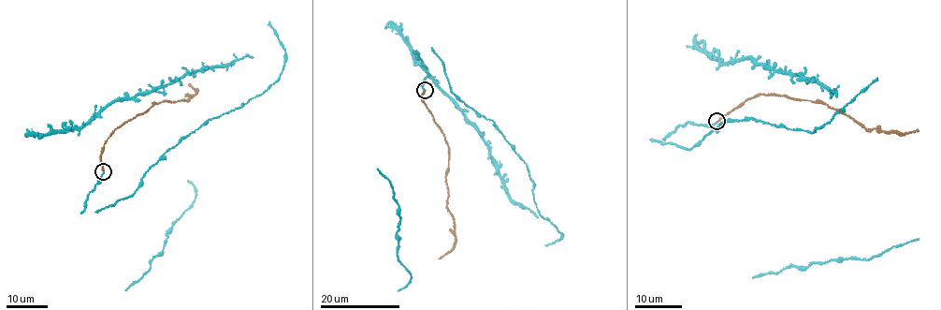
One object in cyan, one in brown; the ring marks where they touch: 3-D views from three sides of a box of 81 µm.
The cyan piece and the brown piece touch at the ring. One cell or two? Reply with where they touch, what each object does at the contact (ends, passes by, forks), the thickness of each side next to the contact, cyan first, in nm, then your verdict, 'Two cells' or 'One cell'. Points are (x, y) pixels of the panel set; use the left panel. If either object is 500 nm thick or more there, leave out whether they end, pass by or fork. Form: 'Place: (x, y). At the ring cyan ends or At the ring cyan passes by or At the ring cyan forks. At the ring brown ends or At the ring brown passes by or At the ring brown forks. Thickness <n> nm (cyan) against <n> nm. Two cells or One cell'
Place: (103, 171). At the ring cyan ends. At the ring brown ends. Thickness 180 nm (cyan) against 180 nm. One cell

